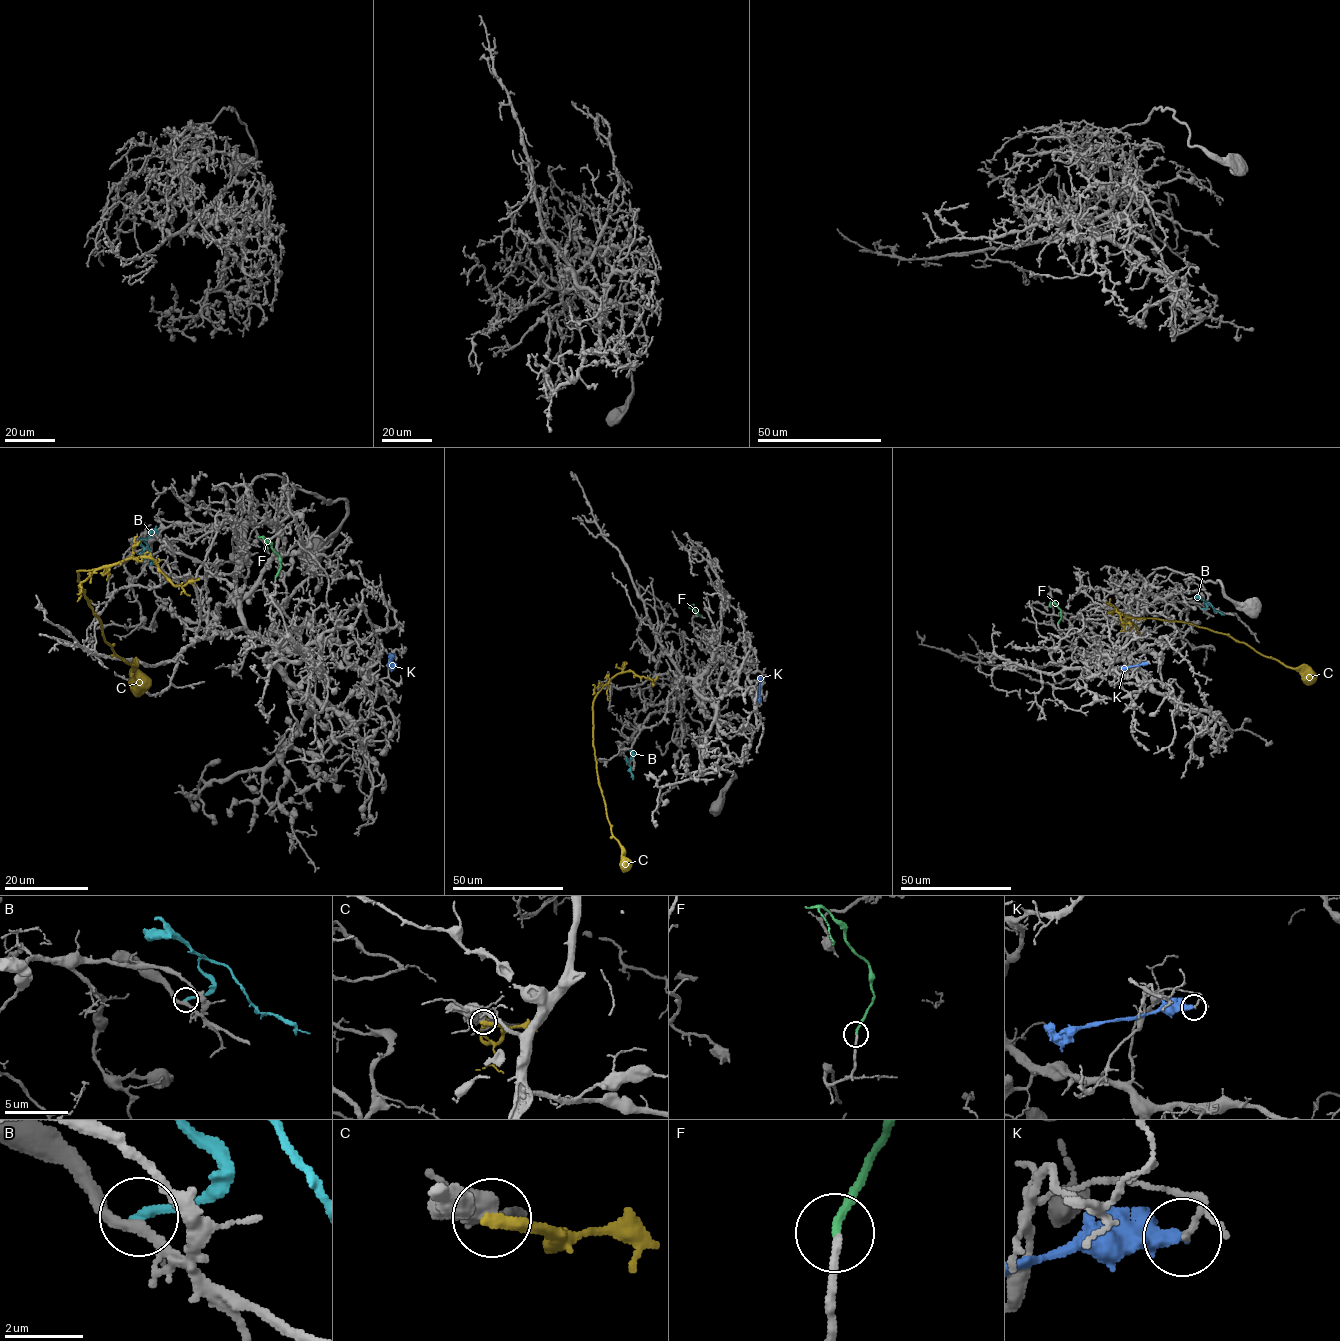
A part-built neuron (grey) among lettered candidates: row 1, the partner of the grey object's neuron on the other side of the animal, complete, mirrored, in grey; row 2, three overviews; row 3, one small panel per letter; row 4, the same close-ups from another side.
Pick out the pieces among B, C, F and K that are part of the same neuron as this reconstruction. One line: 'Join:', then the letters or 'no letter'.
Join: F

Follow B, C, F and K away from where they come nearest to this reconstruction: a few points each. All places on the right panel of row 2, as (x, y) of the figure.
B: (1202, 608), (1207, 606), (1205, 601), (1224, 615)
C: (1121, 622), (1125, 625), (1122, 626), (1116, 611), (1131, 617), (1192, 623), (1226, 633), (1314, 680)
F: (1058, 622), (1061, 610), (1053, 600), (1050, 607)
K: (1147, 664), (1121, 666)

